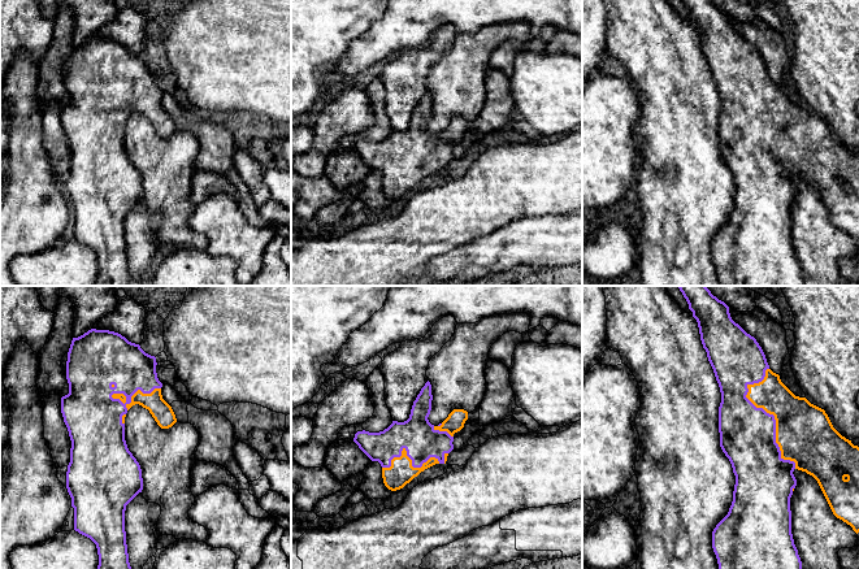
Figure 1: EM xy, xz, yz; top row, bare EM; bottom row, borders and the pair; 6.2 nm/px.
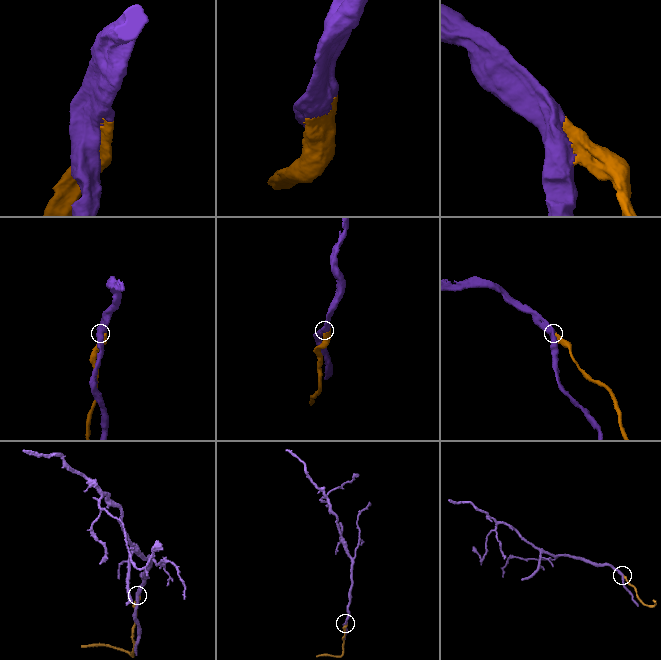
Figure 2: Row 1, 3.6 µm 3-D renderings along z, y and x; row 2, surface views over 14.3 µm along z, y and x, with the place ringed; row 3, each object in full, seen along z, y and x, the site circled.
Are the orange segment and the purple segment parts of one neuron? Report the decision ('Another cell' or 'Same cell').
Same cell

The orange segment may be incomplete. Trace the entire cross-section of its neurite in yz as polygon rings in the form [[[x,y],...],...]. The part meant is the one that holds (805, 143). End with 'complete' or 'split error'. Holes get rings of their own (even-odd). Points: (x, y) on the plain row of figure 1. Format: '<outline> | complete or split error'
[[[681,0],[698,31],[700,49],[707,61],[721,101],[719,116],[720,156],[729,168],[736,194],[728,223],[712,240],[712,257],[720,286],[802,286],[802,270],[791,243],[790,207],[797,195],[795,178],[812,184],[833,223],[859,242],[859,156],[842,145],[824,118],[806,107],[795,105],[769,78],[765,64],[754,45],[736,32],[729,16],[711,0]]] | split error

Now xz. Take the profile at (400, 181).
[[[428,90],[413,110],[409,127],[404,131],[392,130],[392,133],[379,142],[357,140],[353,151],[372,169],[382,175],[382,187],[385,195],[396,200],[403,197],[415,186],[435,173],[446,173],[448,162],[454,158],[454,143],[464,136],[468,129],[468,121],[454,118],[448,126],[434,135],[428,126],[431,120],[431,94]]] | split error

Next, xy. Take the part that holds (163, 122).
[[[91,38],[83,44],[78,47],[73,47],[69,61],[68,61],[68,70],[66,70],[66,88],[69,92],[69,103],[61,107],[61,122],[64,126],[64,131],[68,136],[69,145],[71,149],[70,157],[70,171],[68,174],[66,181],[66,197],[71,207],[71,216],[74,217],[74,239],[79,243],[90,247],[97,257],[99,264],[99,274],[95,282],[95,286],[131,286],[131,275],[129,272],[129,262],[127,262],[127,253],[126,253],[126,240],[125,240],[125,220],[126,214],[143,199],[143,187],[142,187],[142,178],[136,168],[129,160],[126,149],[125,149],[125,126],[127,120],[139,113],[143,117],[148,118],[157,134],[161,138],[169,138],[175,131],[175,123],[172,116],[162,108],[161,96],[162,92],[157,87],[156,82],[156,66],[146,62],[139,53],[129,51],[125,45],[118,42],[109,40],[109,39],[96,39]]] | split error

